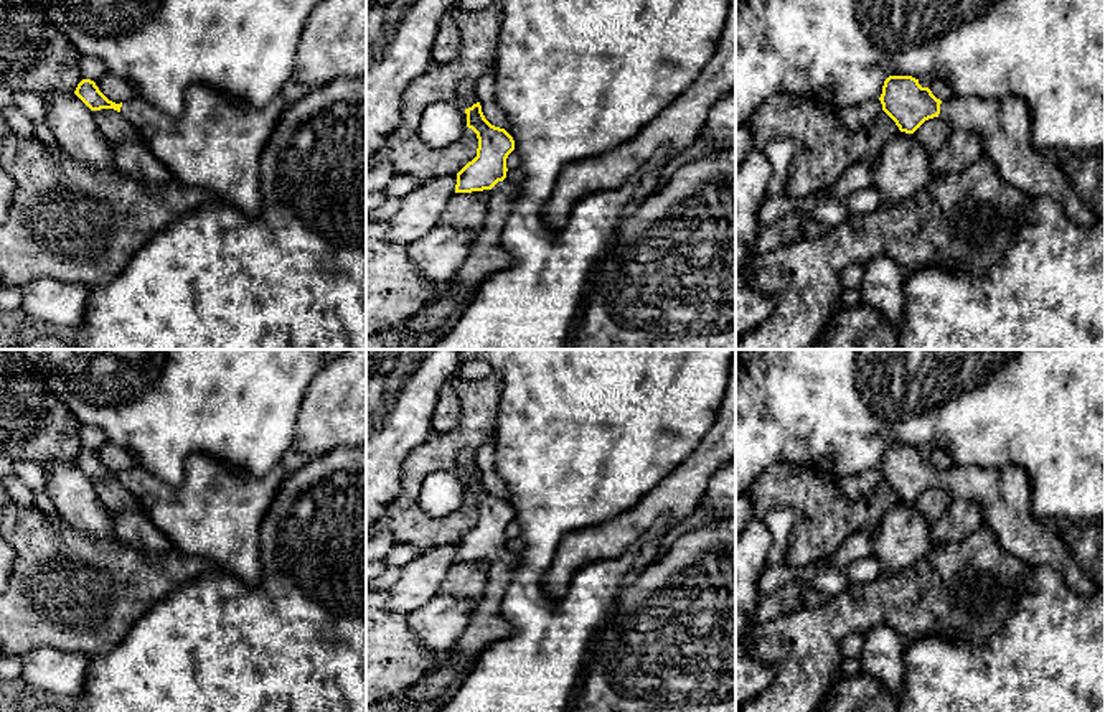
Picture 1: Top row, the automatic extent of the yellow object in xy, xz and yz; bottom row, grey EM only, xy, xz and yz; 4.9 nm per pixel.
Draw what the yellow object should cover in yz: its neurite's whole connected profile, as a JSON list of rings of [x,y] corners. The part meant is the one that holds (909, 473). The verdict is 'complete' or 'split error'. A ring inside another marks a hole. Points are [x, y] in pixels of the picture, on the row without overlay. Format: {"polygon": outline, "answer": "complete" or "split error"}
{"polygon": [[[889,445],[879,470],[900,501],[914,503],[925,490],[942,486],[950,491],[952,501],[978,503],[981,524],[1004,550],[1031,567],[1047,565],[1057,570],[1074,593],[1093,595],[1097,585],[1065,547],[1060,532],[1032,514],[1032,483],[1024,468],[1006,465],[999,470],[940,470],[912,445]]], "answer": "split error"}

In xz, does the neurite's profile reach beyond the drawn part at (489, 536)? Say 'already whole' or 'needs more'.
needs more

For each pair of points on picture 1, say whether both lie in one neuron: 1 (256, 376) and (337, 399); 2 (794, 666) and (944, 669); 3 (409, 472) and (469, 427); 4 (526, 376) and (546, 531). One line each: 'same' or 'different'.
1: different
2: different
3: same
4: same

